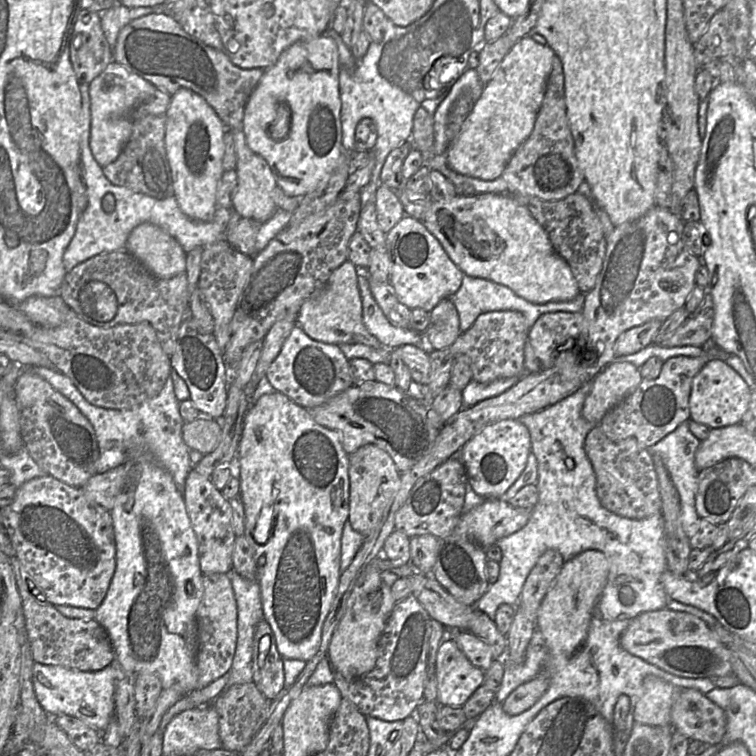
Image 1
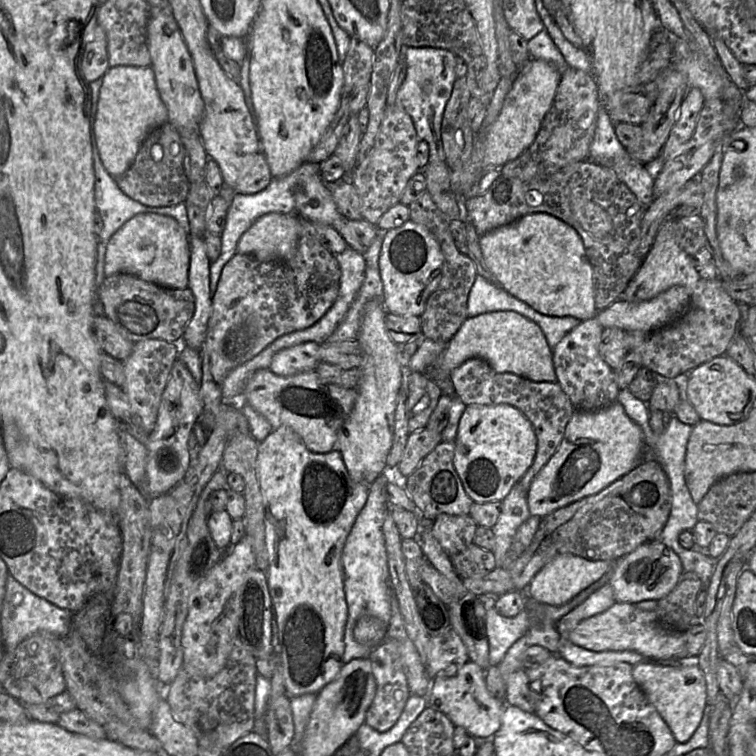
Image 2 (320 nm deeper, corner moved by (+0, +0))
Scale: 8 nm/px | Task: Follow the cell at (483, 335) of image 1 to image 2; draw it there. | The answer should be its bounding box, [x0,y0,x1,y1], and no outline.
[450,358,575,494]

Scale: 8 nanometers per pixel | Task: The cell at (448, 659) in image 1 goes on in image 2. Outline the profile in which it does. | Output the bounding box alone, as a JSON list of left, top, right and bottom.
[427,660,504,740]

